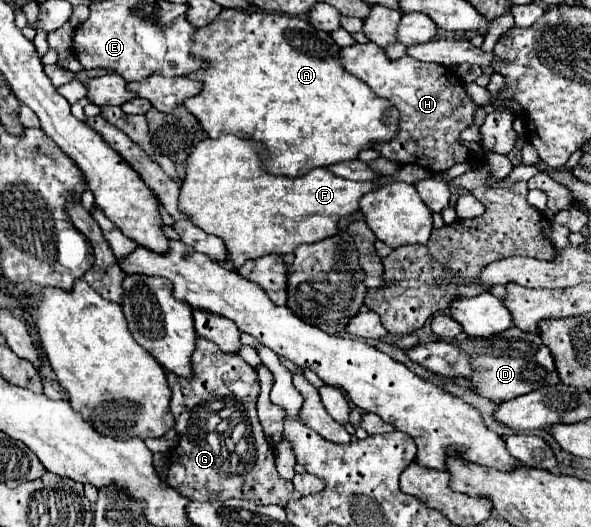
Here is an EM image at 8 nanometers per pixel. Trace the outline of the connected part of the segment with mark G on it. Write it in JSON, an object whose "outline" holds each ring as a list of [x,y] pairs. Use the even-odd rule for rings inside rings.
{"outline":[[[198,336],[192,354],[192,378],[182,378],[174,372],[166,372],[166,378],[172,390],[170,412],[174,416],[174,430],[178,432],[178,444],[174,448],[178,458],[176,462],[170,462],[166,476],[170,488],[188,500],[198,502],[246,498],[256,504],[286,506],[296,498],[292,482],[282,480],[276,472],[274,452],[270,450],[256,416],[260,384],[252,366],[248,366],[238,354],[222,352],[212,340]],[[240,442],[246,444],[244,454],[252,458],[238,456]]]}

